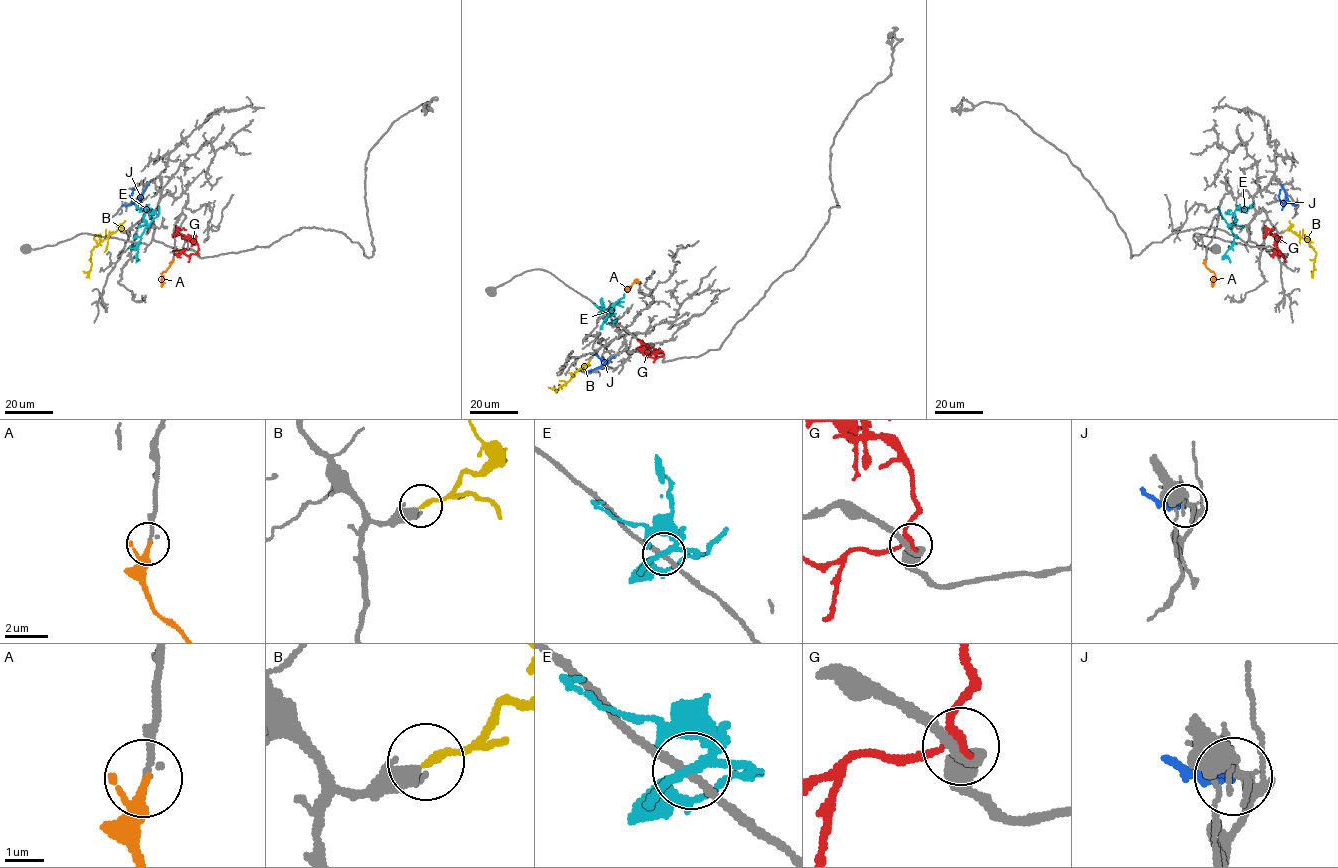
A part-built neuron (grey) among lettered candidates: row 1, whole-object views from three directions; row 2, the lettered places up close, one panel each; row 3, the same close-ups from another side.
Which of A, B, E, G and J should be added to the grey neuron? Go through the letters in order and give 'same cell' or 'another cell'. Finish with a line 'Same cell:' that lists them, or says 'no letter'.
A: another cell
B: same cell
E: another cell
G: another cell
J: another cell
Same cell: B

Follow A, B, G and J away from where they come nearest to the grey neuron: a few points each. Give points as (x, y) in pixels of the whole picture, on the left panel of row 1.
A: (173, 260), (161, 273), (161, 287)
B: (125, 231), (117, 230), (94, 246), (89, 278)
G: (198, 253), (197, 243), (178, 231), (186, 230)
J: (124, 205), (140, 201), (137, 204), (133, 201), (133, 189)

